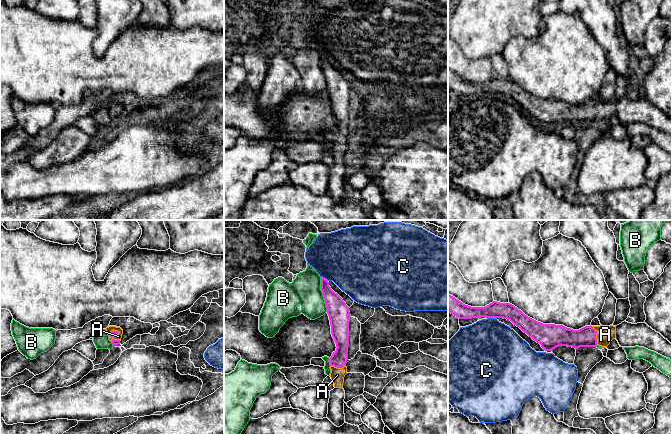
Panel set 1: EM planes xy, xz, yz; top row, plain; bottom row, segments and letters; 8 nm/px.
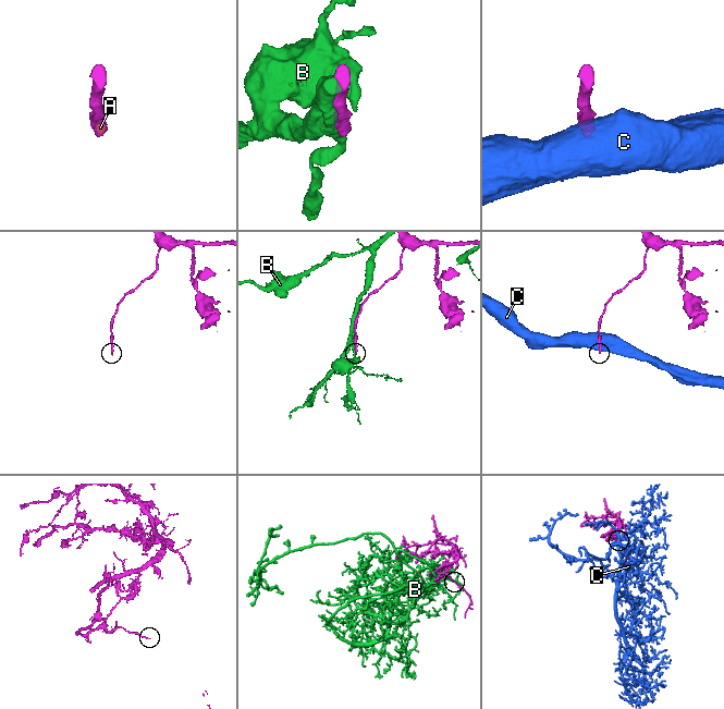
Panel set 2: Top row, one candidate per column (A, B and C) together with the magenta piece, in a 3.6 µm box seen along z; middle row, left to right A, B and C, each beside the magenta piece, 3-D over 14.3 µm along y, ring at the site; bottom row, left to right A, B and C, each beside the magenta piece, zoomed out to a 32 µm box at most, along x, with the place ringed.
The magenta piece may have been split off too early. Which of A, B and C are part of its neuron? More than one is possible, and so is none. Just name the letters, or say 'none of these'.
A

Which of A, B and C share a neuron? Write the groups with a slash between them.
A / B / C

